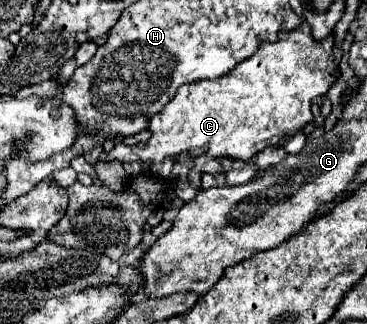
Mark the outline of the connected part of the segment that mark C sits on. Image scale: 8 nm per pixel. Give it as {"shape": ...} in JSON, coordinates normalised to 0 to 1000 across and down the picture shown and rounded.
{"shape":[[[823,71],[801,96],[757,102],[752,133],[730,133],[730,127],[714,133],[687,176],[676,176],[670,188],[654,188],[621,231],[594,238],[583,250],[534,250],[534,256],[496,262],[480,281],[474,306],[463,318],[452,318],[436,349],[409,361],[409,373],[403,373],[409,429],[398,435],[398,448],[354,454],[354,448],[322,441],[294,472],[294,497],[381,503],[392,522],[409,522],[414,509],[441,503],[452,485],[469,485],[474,497],[485,497],[490,478],[518,478],[523,460],[561,454],[561,472],[550,472],[545,485],[518,485],[529,503],[518,522],[518,546],[523,546],[523,565],[534,565],[534,571],[556,534],[572,534],[572,540],[605,534],[610,528],[605,491],[681,497],[719,454],[752,448],[768,417],[801,417],[834,380],[850,373],[850,343],[845,343],[850,306],[877,299],[921,238],[910,176],[905,176],[905,139],[910,139],[905,108],[877,127],[850,120],[839,71]]]}

